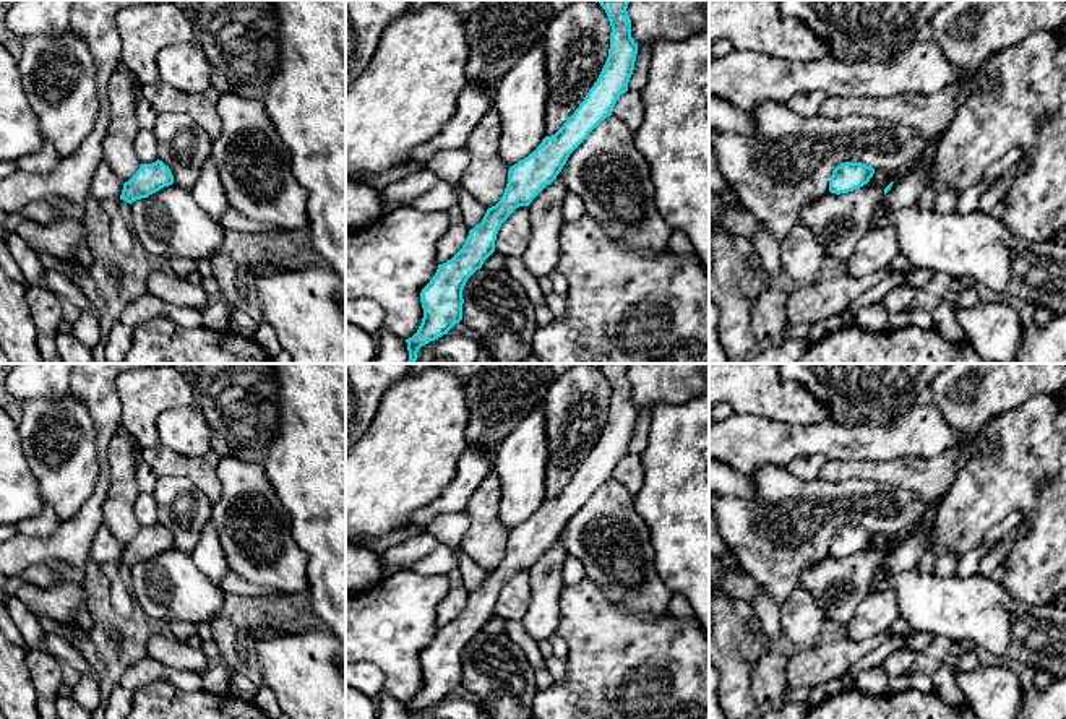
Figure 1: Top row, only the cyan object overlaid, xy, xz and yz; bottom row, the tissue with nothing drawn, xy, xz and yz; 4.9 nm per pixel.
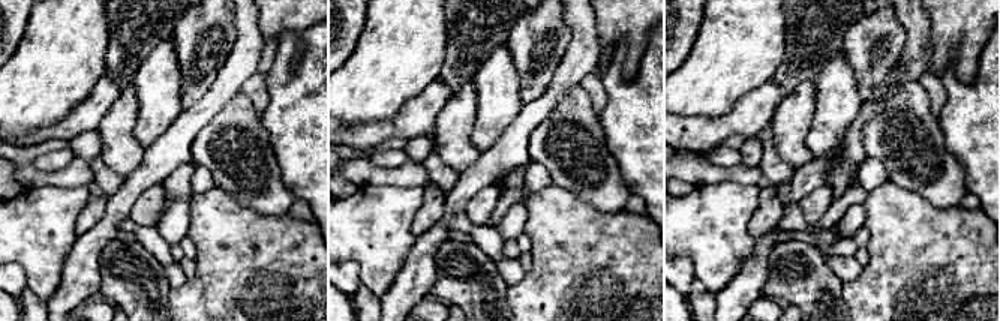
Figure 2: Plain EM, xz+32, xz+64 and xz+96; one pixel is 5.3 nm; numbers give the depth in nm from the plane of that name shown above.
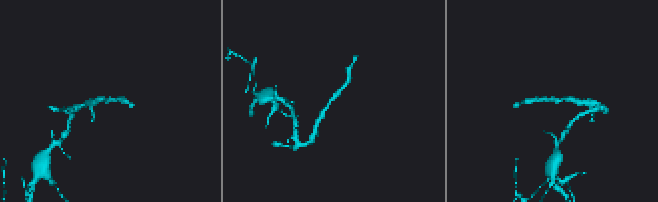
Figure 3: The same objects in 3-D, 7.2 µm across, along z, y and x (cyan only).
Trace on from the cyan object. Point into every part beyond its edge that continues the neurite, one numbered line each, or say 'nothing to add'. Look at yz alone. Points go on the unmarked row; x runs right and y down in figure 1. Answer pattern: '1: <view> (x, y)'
nothing to add

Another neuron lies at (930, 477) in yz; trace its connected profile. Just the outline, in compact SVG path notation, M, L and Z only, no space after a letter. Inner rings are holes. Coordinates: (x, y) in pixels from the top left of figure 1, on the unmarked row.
M978 433L965 450L951 448L936 458L904 456L888 461L836 461L826 463L818 476L823 482L865 479L910 490L923 498L943 497L959 472L988 446Z

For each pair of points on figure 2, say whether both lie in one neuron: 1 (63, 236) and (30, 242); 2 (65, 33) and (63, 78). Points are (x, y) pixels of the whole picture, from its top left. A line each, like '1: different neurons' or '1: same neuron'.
1: same neuron
2: same neuron

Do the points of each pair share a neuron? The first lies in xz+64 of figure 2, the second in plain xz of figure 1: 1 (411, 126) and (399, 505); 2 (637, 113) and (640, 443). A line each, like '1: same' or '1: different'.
1: different
2: different

